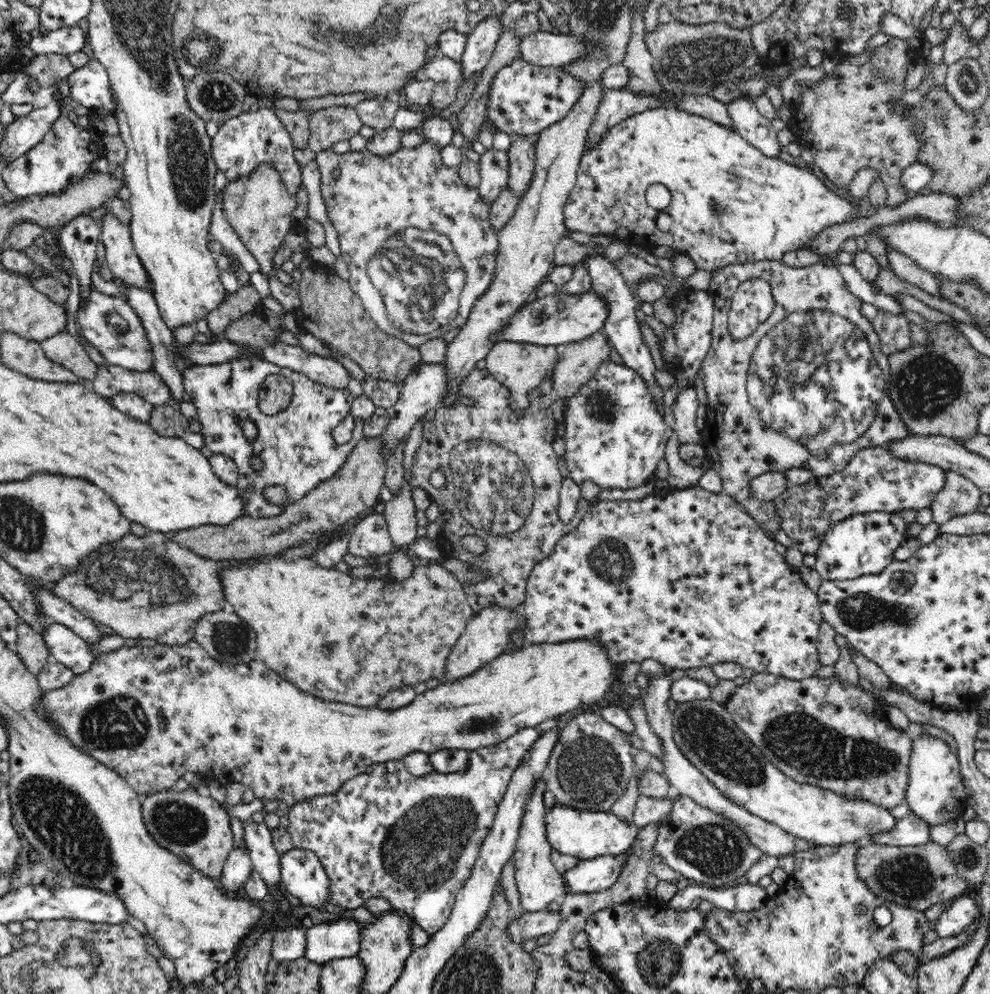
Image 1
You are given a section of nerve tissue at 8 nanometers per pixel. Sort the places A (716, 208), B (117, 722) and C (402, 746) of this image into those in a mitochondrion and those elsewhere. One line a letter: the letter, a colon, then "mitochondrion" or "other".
A: mitochondrion
B: mitochondrion
C: other

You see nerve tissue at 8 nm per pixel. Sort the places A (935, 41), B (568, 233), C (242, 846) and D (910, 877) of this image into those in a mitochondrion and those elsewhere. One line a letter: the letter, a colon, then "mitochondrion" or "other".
A: other
B: other
C: other
D: mitochondrion

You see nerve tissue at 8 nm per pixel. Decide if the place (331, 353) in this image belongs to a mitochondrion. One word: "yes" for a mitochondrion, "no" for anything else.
no

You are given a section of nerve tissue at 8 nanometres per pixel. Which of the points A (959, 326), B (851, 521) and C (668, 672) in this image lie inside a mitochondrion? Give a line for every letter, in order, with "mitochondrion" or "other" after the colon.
A: other
B: other
C: other

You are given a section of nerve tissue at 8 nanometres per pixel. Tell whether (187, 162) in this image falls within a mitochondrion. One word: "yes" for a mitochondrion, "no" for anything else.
yes

